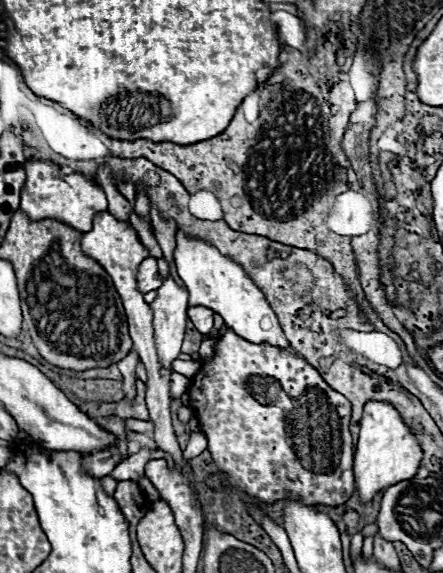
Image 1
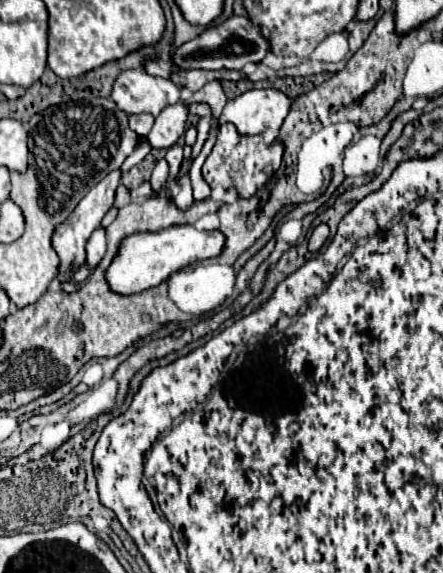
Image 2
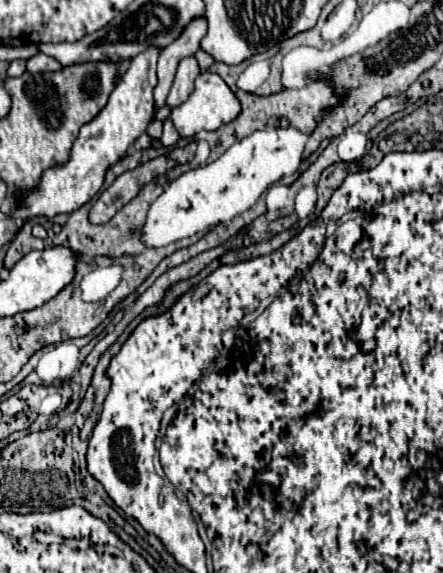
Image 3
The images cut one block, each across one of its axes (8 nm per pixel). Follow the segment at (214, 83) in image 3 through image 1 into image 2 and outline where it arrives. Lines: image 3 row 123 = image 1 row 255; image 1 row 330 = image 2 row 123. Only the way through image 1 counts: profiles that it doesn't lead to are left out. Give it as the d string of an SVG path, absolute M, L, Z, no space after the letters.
M250 90L228 100L220 114L220 122L236 124L240 134L278 134L290 112L290 104L292 100L280 90Z

